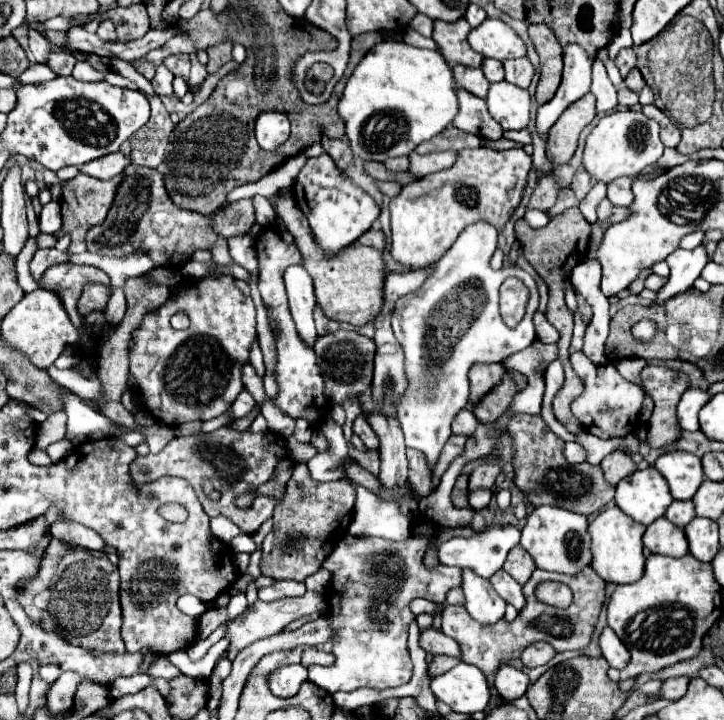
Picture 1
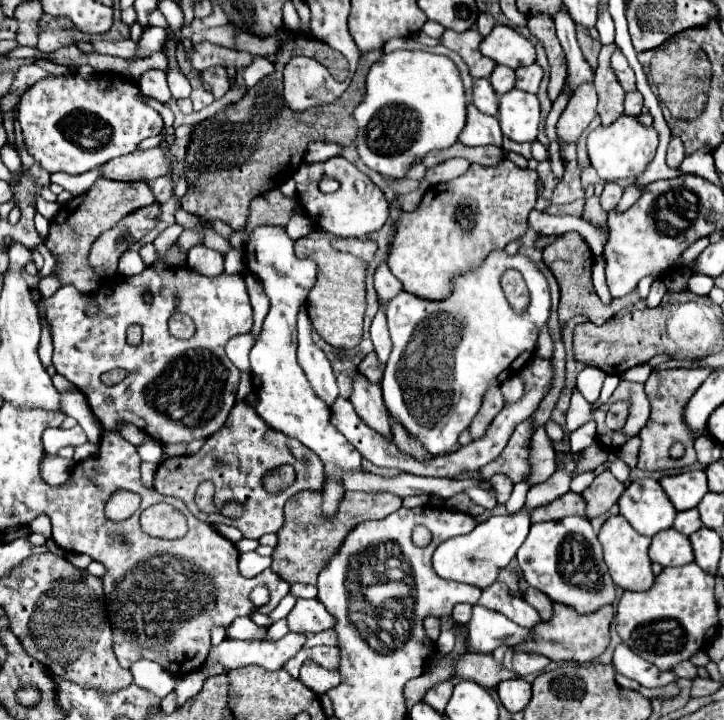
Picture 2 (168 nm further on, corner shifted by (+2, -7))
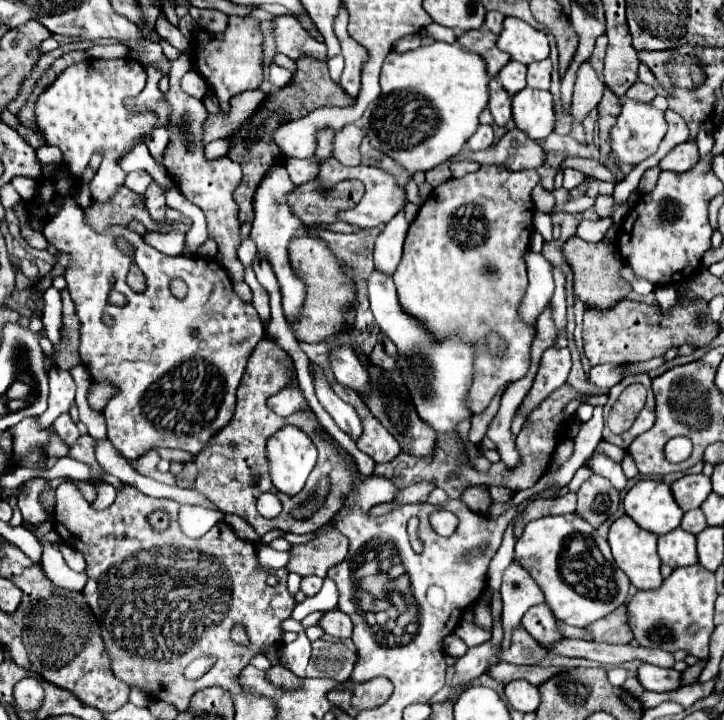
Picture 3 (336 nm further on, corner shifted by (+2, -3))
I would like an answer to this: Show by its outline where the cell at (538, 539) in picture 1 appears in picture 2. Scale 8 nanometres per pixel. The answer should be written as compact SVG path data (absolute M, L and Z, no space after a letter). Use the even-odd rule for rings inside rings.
M568 516L560 522L532 524L516 558L518 562L526 562L526 572L532 572L532 588L544 592L554 602L572 606L578 612L598 610L604 604L612 604L616 598L616 588L602 558L602 546L586 518Z

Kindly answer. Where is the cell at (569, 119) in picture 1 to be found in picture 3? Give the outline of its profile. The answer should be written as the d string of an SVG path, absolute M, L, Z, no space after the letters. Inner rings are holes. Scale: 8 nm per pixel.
M584 62L578 70L572 98L572 116L576 122L582 122L600 104L602 92L604 92L602 78L596 76L590 62Z

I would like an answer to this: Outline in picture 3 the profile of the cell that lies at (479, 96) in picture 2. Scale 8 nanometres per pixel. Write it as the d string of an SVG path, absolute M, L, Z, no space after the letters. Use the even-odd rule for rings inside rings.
M498 80L490 82L490 104L488 104L494 124L506 126L512 120L512 96L504 90L504 86Z

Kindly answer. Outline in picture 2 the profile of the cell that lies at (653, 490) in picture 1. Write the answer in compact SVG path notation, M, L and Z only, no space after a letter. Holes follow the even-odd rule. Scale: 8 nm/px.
M652 478L630 482L620 496L618 506L620 514L644 536L654 536L656 532L670 528L676 518L676 508L668 502L658 480Z

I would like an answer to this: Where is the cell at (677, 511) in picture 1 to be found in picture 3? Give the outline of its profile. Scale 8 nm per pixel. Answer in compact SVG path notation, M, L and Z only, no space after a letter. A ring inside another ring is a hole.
M696 508L696 510L690 510L690 512L684 514L680 526L682 526L686 532L698 534L698 532L702 532L708 524L706 524L706 516L704 516L704 512L702 512L700 508Z

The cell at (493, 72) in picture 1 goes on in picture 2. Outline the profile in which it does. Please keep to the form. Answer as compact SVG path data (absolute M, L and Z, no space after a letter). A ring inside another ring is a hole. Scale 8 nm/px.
M496 66L488 80L498 94L504 94L504 92L514 88L514 70L506 68L506 66Z

